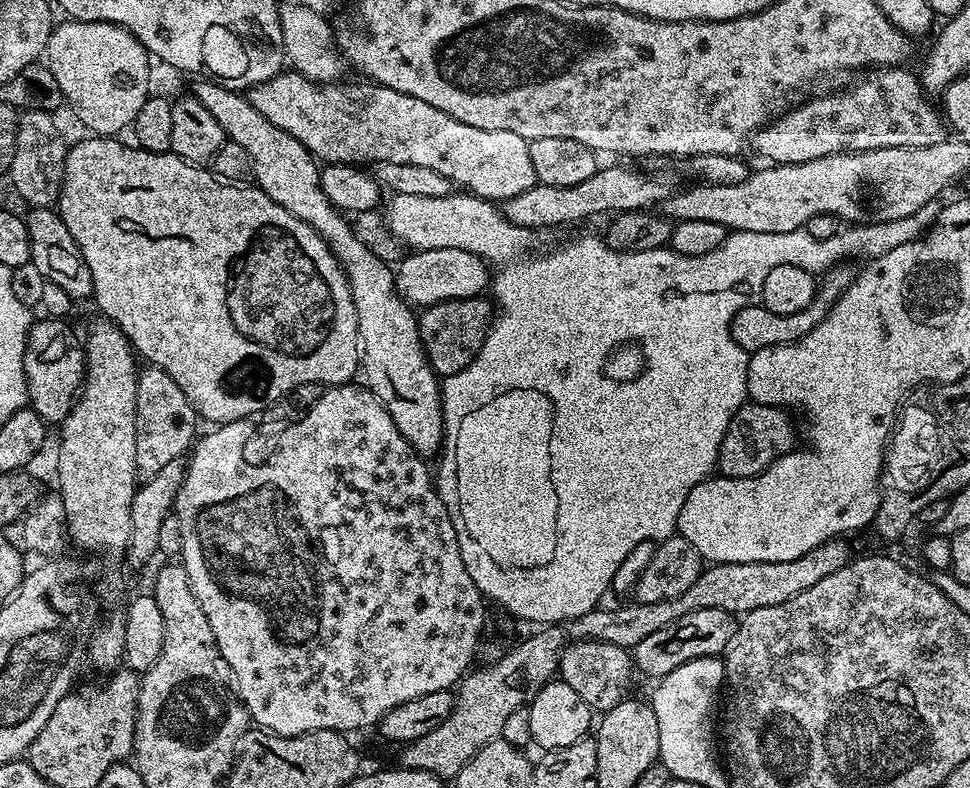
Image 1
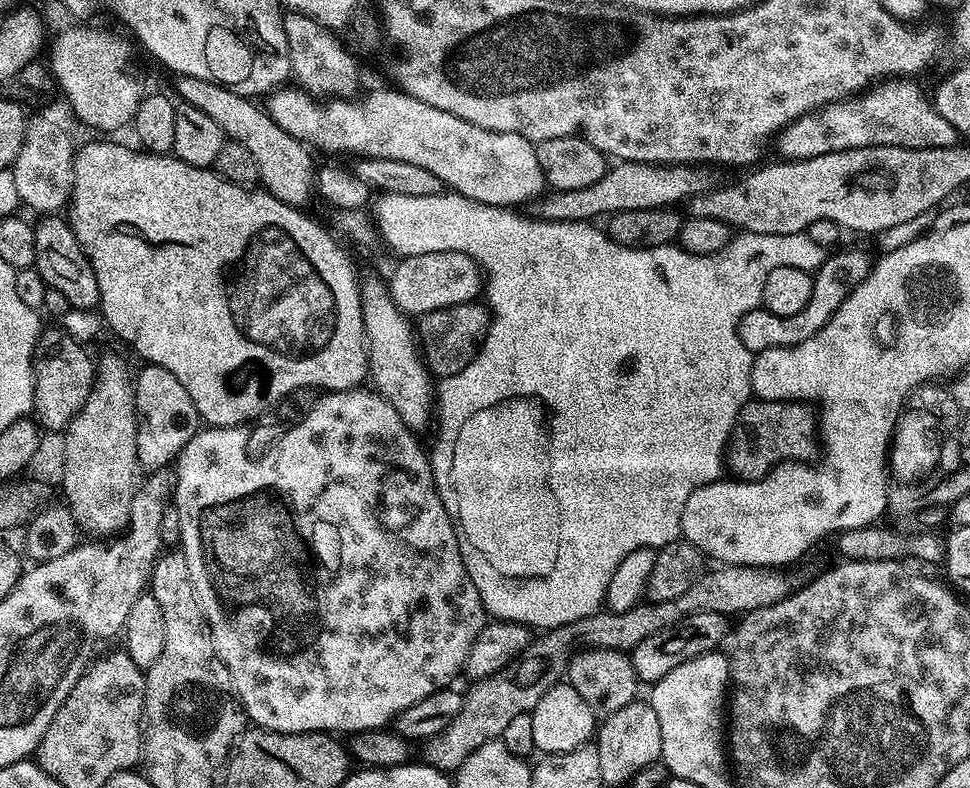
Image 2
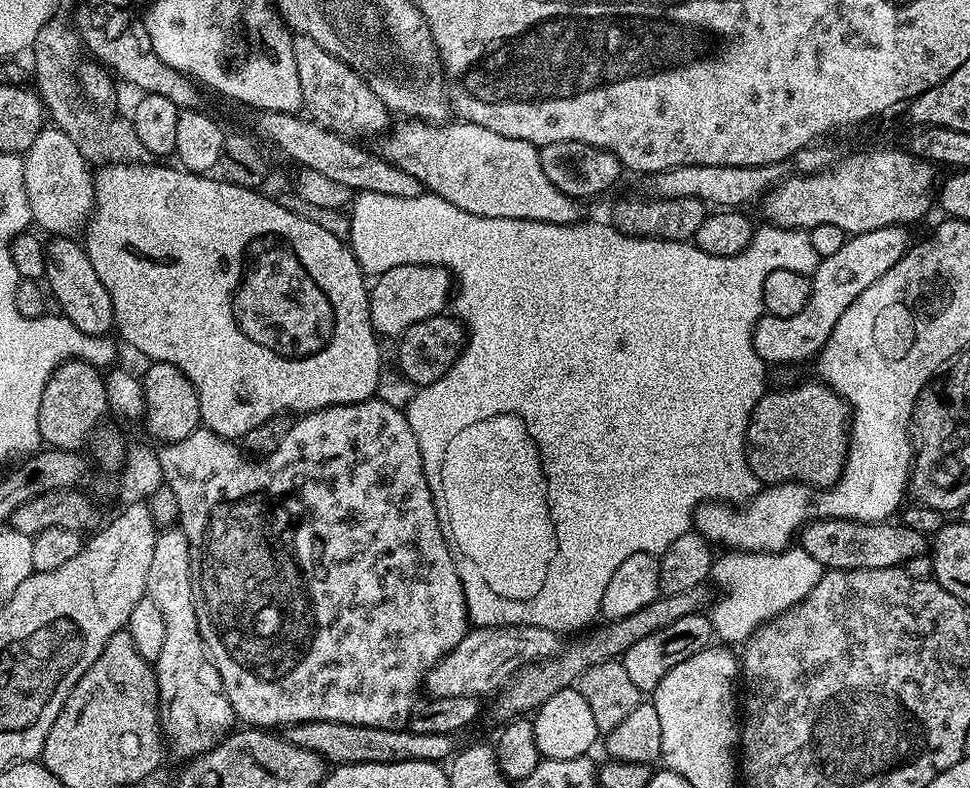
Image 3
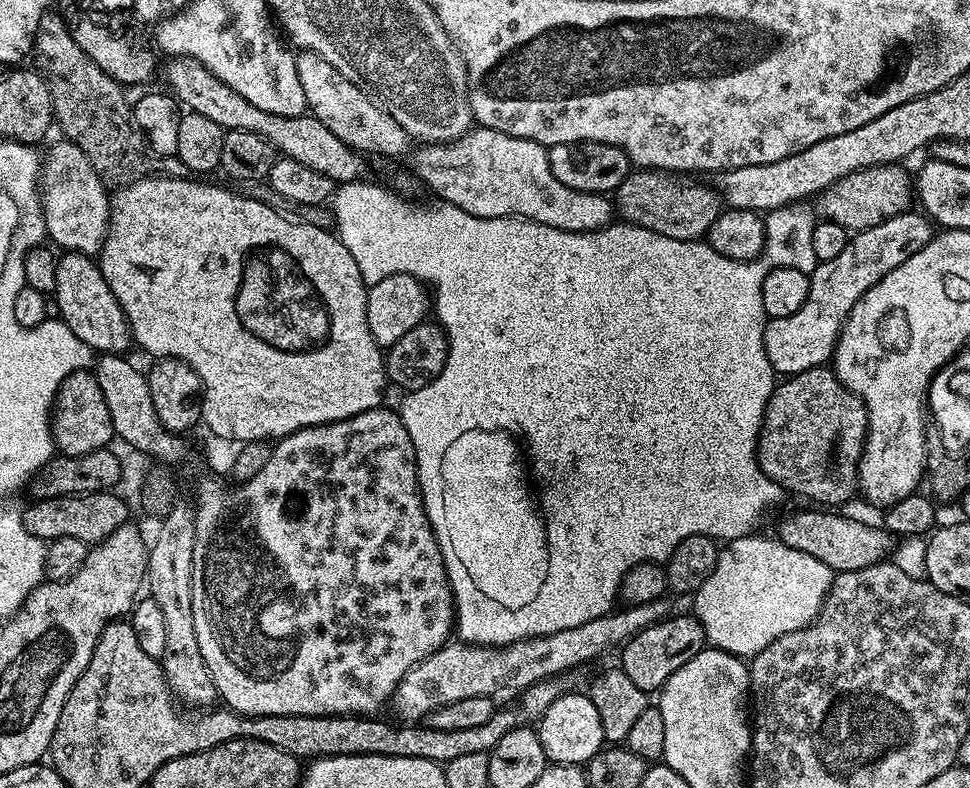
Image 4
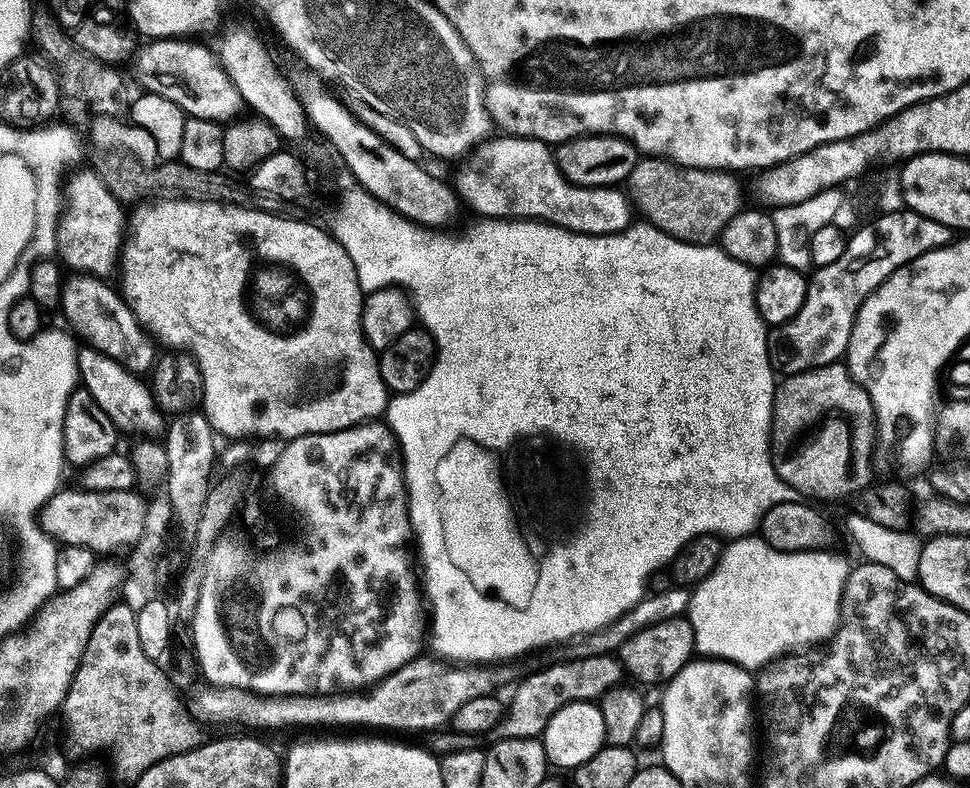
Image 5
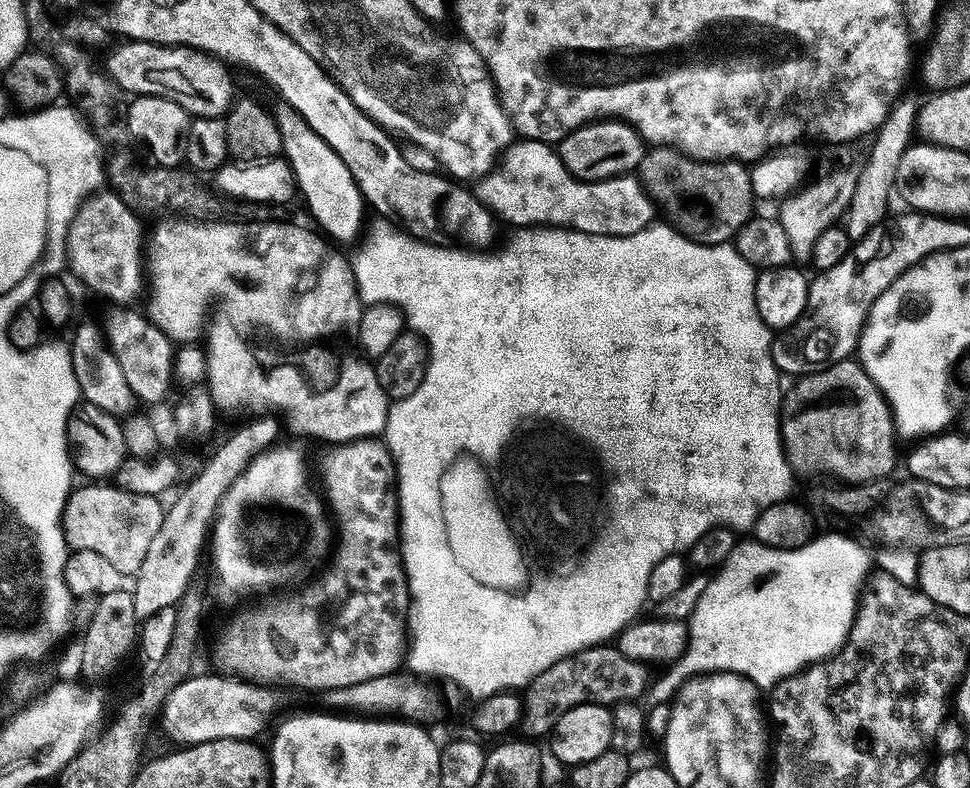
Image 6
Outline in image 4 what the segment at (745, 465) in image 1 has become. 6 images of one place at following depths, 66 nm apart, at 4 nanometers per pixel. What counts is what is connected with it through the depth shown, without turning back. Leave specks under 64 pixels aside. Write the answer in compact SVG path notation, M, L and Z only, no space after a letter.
M831 367L811 368L797 376L781 379L762 418L756 457L760 469L785 493L797 492L816 506L840 506L858 492L858 466L868 433L868 411L858 394L844 385Z

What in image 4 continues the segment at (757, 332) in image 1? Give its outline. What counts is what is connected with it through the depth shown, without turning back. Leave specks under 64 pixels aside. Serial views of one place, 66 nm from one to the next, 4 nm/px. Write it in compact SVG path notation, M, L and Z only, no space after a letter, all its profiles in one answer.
M916 210L899 212L878 226L855 233L840 254L829 261L817 263L811 269L808 278L810 290L802 307L786 318L771 318L764 325L762 342L773 370L787 378L827 365L836 351L840 331L854 302L858 302L858 298L862 298L874 282L890 274L894 266L902 266L910 254L918 254L918 250L922 250L933 235L934 224L927 215Z

